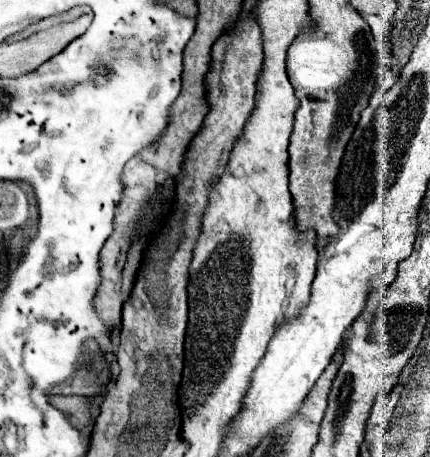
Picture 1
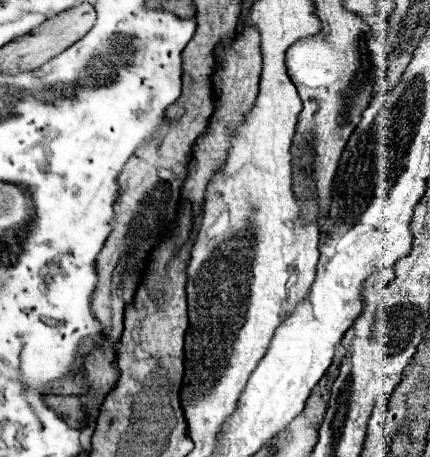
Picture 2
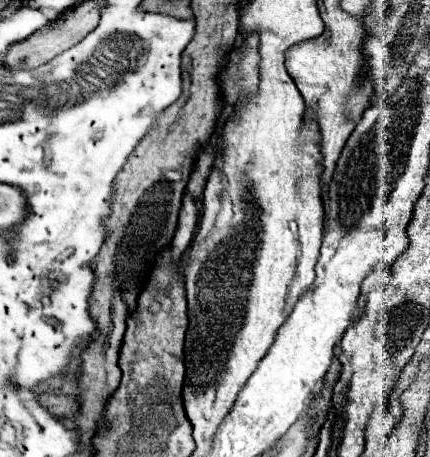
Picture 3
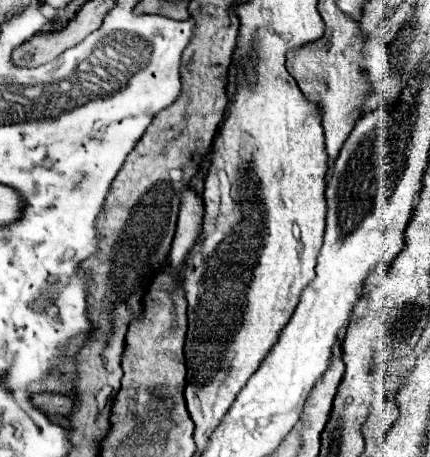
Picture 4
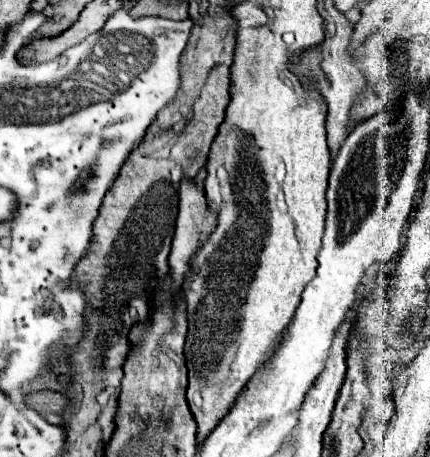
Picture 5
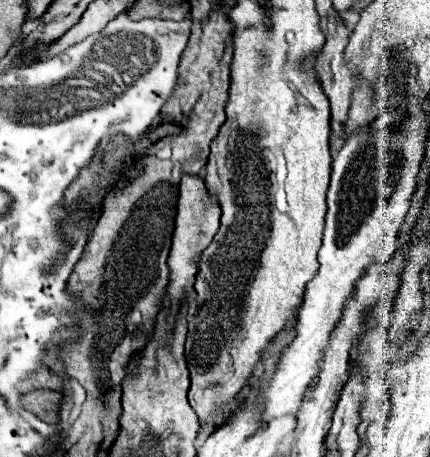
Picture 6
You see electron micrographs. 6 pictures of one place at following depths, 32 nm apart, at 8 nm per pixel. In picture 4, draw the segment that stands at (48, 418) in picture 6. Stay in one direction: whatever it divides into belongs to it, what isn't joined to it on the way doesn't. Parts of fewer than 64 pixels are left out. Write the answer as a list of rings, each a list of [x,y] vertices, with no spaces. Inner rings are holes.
[[[40,392],[40,394],[32,394],[30,398],[32,398],[34,406],[40,408],[56,424],[64,424],[66,416],[74,408],[74,400],[70,396],[64,396],[64,394]]]

